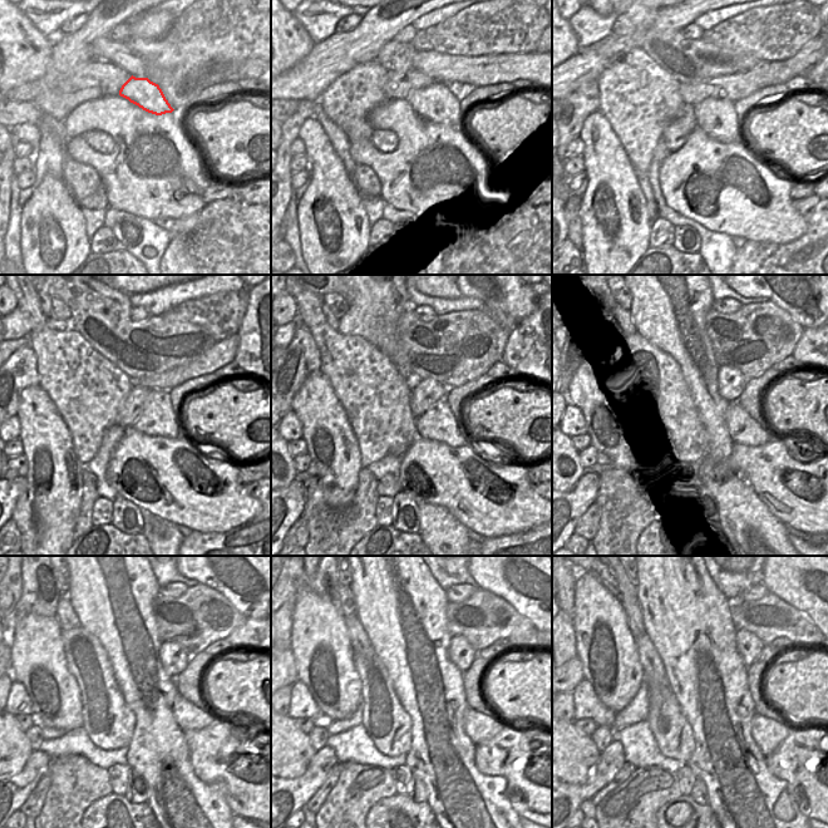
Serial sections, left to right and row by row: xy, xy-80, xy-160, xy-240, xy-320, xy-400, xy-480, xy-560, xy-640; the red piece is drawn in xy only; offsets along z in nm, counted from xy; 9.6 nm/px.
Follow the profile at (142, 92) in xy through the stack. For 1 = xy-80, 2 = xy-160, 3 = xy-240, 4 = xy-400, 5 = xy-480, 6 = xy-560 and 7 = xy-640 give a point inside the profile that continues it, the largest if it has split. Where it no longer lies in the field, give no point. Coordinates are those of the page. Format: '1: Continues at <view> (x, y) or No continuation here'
1: Continues at xy-80 (435, 103)
2: Continues at xy-160 (716, 118)
3: Continues at xy-240 (158, 419)
4: Continues at xy-400 (744, 430)
5: Continues at xy-480 (187, 716)
6: Continues at xy-560 (478, 727)
7: Continues at xy-640 (768, 734).

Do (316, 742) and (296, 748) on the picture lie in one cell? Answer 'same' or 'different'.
different

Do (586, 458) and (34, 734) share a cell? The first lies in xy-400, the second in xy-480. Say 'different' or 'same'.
same

